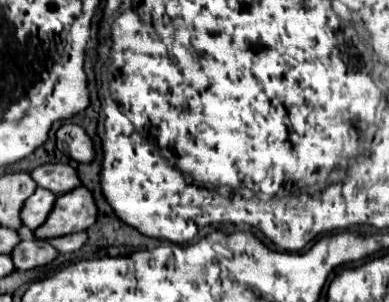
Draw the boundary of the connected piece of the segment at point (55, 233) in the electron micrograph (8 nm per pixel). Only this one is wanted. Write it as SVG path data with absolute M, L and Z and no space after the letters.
M76 187L64 195L58 195L48 221L34 233L38 239L60 237L76 231L86 231L96 221L96 205L92 193L86 187Z

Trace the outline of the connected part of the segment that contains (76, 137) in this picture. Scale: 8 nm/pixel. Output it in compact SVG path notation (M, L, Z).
M66 123L56 131L56 147L80 163L90 163L94 157L92 139L74 123Z

